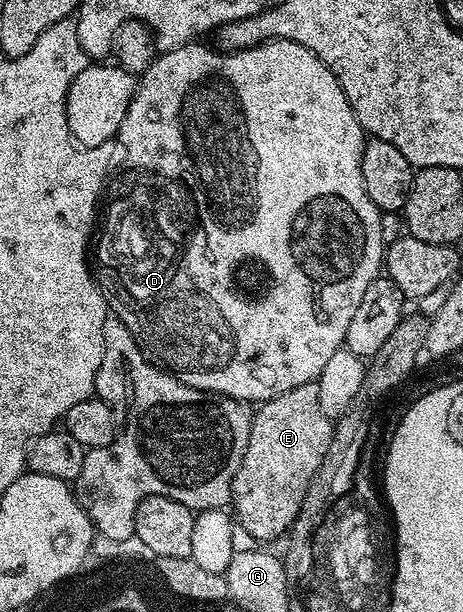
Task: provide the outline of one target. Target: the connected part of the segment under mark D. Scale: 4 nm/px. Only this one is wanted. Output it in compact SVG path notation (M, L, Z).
M268 39L264 43L258 43L255 47L246 47L242 51L223 51L213 46L212 48L201 47L202 45L201 42L195 41L185 43L184 46L171 51L161 52L147 69L141 72L137 80L134 96L128 105L128 113L124 113L124 121L116 136L120 158L105 184L104 198L100 203L100 218L96 223L96 247L98 243L96 282L103 297L106 298L105 306L114 310L111 312L121 319L132 333L132 337L151 363L157 363L159 367L169 371L171 375L175 375L177 379L184 381L190 387L201 391L213 391L215 395L226 395L230 399L239 400L247 405L261 405L268 399L274 399L280 393L288 393L288 389L296 389L296 385L315 382L320 377L324 365L328 365L332 353L343 350L348 325L352 325L352 316L356 314L356 308L359 307L360 300L364 298L364 289L368 289L368 285L372 285L372 281L379 278L384 267L384 244L380 237L382 212L372 201L372 197L368 197L368 189L364 189L362 154L366 148L368 136L363 131L344 89L340 89L340 81L336 81L334 71L328 69L328 65L324 65L324 61L320 61L320 57L312 53L312 49L304 49L304 45L296 45L296 41L287 39Z

